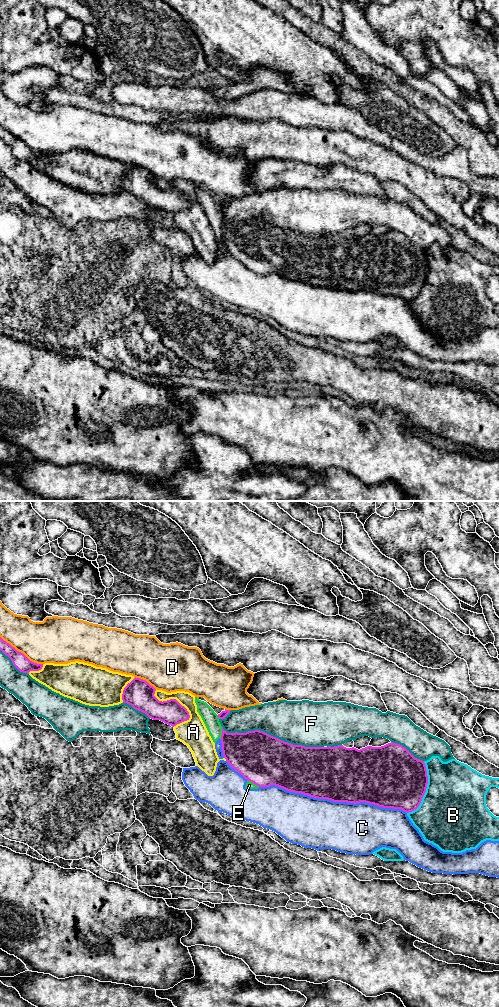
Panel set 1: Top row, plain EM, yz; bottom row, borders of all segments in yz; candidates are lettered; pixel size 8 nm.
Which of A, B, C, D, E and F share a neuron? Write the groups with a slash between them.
A / B / C E / D / F

